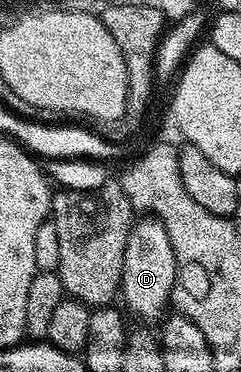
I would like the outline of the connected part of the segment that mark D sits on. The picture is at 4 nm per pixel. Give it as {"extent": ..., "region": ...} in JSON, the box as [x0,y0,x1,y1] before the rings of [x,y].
{"extent":[120,219,177,322],"region":[[[141,219],[133,226],[127,239],[125,258],[123,259],[123,275],[121,276],[120,300],[125,300],[124,308],[138,317],[138,322],[160,322],[163,314],[170,308],[171,298],[177,283],[177,260],[171,247],[171,239],[156,219]]]}

